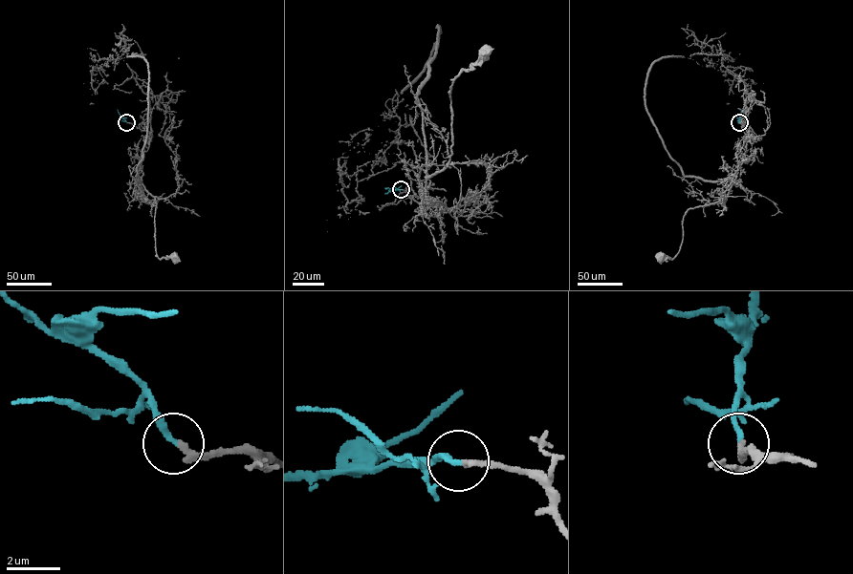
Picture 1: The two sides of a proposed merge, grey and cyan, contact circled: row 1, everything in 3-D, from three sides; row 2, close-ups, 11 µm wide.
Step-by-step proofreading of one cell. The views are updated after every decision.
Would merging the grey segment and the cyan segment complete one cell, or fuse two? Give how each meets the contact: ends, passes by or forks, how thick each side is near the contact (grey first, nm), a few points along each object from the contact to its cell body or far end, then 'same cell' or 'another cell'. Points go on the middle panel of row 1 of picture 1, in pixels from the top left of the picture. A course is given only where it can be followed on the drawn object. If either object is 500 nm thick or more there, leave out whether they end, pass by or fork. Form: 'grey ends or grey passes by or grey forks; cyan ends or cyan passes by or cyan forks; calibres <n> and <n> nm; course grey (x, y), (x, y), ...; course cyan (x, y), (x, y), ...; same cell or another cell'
grey ends; cyan ends; calibres 240 and 220 nm; course grey (401, 189), (419, 202), (443, 204), (424, 195), (426, 160), (429, 177), (449, 158), (452, 81), (485, 53); course cyan (401, 189), (384, 194); same cell

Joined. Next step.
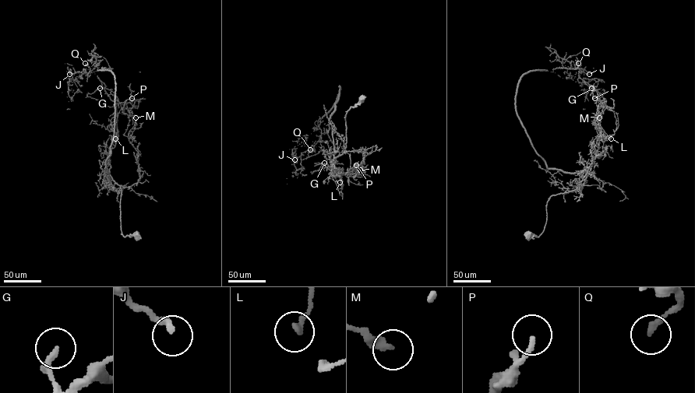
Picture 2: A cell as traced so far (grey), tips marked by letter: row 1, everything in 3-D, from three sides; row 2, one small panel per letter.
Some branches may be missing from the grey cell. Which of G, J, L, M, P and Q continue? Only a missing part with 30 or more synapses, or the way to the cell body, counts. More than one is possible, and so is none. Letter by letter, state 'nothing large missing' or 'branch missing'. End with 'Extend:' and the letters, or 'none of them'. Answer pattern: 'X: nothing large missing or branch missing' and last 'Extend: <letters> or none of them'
G: nothing large missing
J: nothing large missing
L: nothing large missing
M: nothing large missing
P: nothing large missing
Q: nothing large missing
Extend: none of them

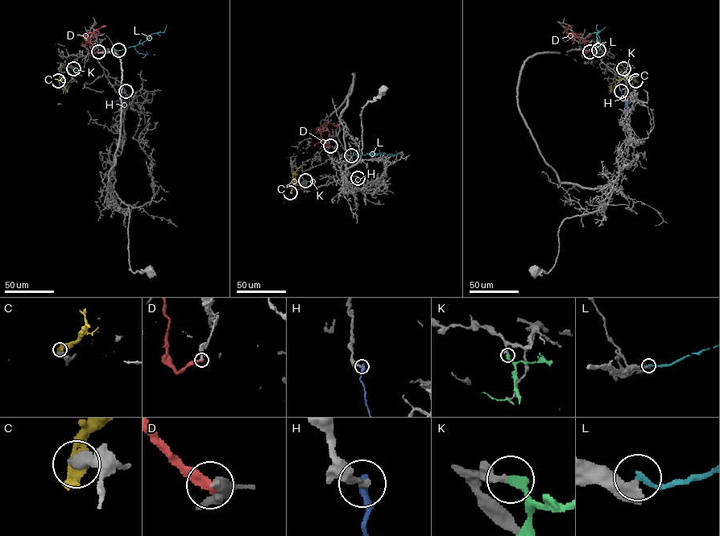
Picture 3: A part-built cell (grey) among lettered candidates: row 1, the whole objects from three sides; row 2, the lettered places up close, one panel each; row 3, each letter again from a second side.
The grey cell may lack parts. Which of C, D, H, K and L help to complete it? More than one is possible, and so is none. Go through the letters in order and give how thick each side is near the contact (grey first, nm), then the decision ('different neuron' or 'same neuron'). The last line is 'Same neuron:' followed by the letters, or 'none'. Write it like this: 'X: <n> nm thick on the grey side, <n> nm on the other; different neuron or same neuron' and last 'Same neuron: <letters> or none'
C: 480 nm thick on the grey side, 360 nm on the other; different neuron
D: 240 nm thick on the grey side, 360 nm on the other; different neuron
H: 320 nm thick on the grey side, 380 nm on the other; different neuron
K: 240 nm thick on the grey side, 420 nm on the other; same neuron
L: 480 nm thick on the grey side, 220 nm on the other; different neuron
Same neuron: K

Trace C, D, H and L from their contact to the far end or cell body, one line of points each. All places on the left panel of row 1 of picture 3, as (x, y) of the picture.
C: (58, 80), (62, 77), (62, 83), (67, 90), (68, 86)
D: (98, 51), (92, 51), (88, 35), (105, 26)
H: (126, 91), (126, 109)
L: (118, 50), (142, 43), (151, 34), (163, 32), (167, 25)

